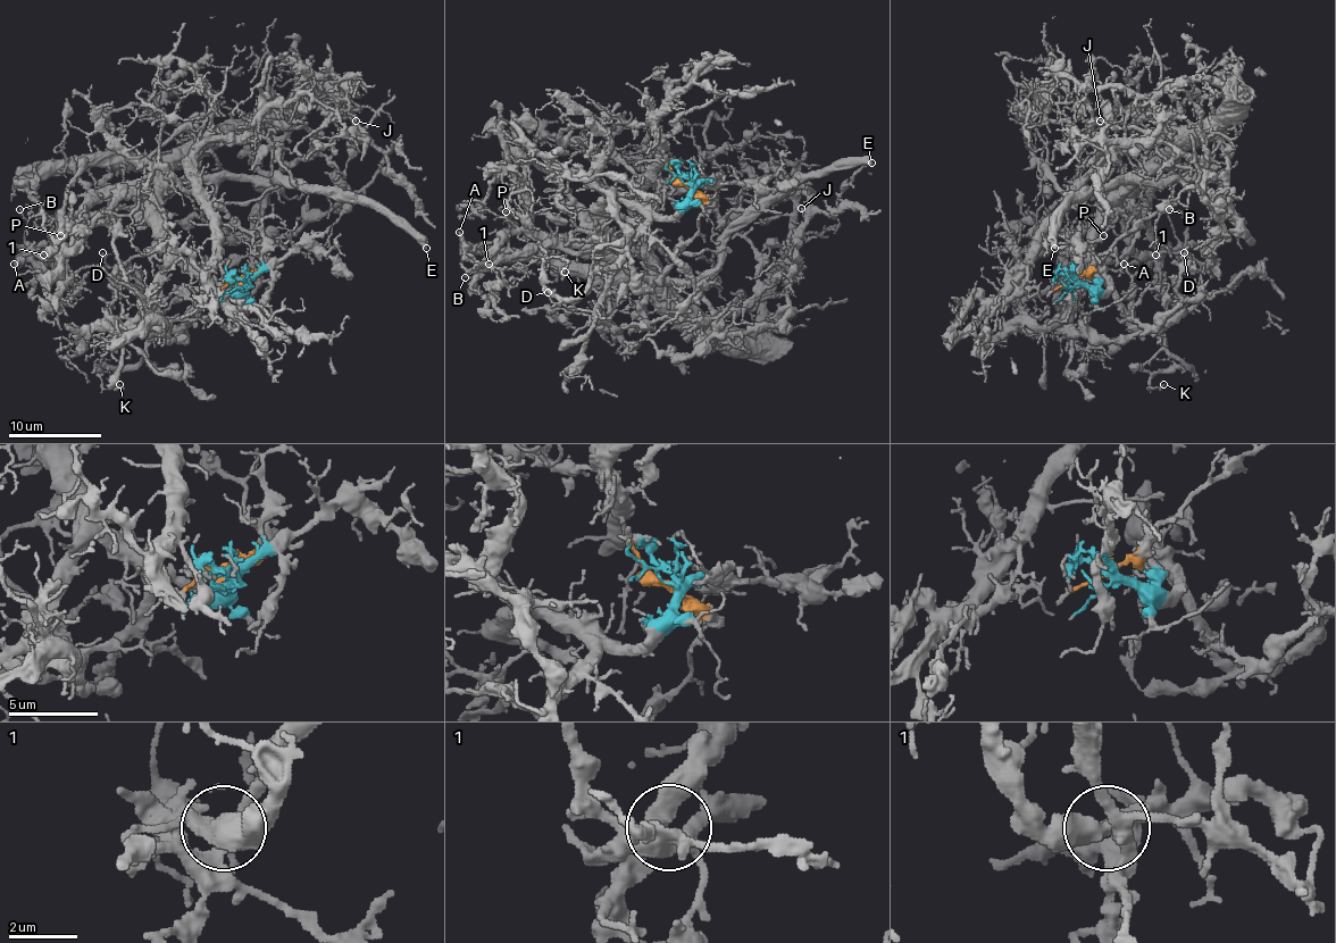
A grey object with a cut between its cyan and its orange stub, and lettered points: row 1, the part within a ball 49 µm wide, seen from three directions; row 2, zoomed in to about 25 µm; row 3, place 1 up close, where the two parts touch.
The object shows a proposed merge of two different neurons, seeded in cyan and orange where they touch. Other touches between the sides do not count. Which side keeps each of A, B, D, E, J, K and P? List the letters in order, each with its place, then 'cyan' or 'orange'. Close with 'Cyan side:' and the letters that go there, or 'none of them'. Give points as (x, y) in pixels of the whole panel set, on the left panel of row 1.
A: at (14, 264); orange
B: at (19, 209); cyan
D: at (102, 252); cyan
E: at (426, 248); orange
J: at (356, 120); cyan
K: at (119, 384); cyan
P: at (60, 235); cyan
Cyan side: B, D, J, K, P

